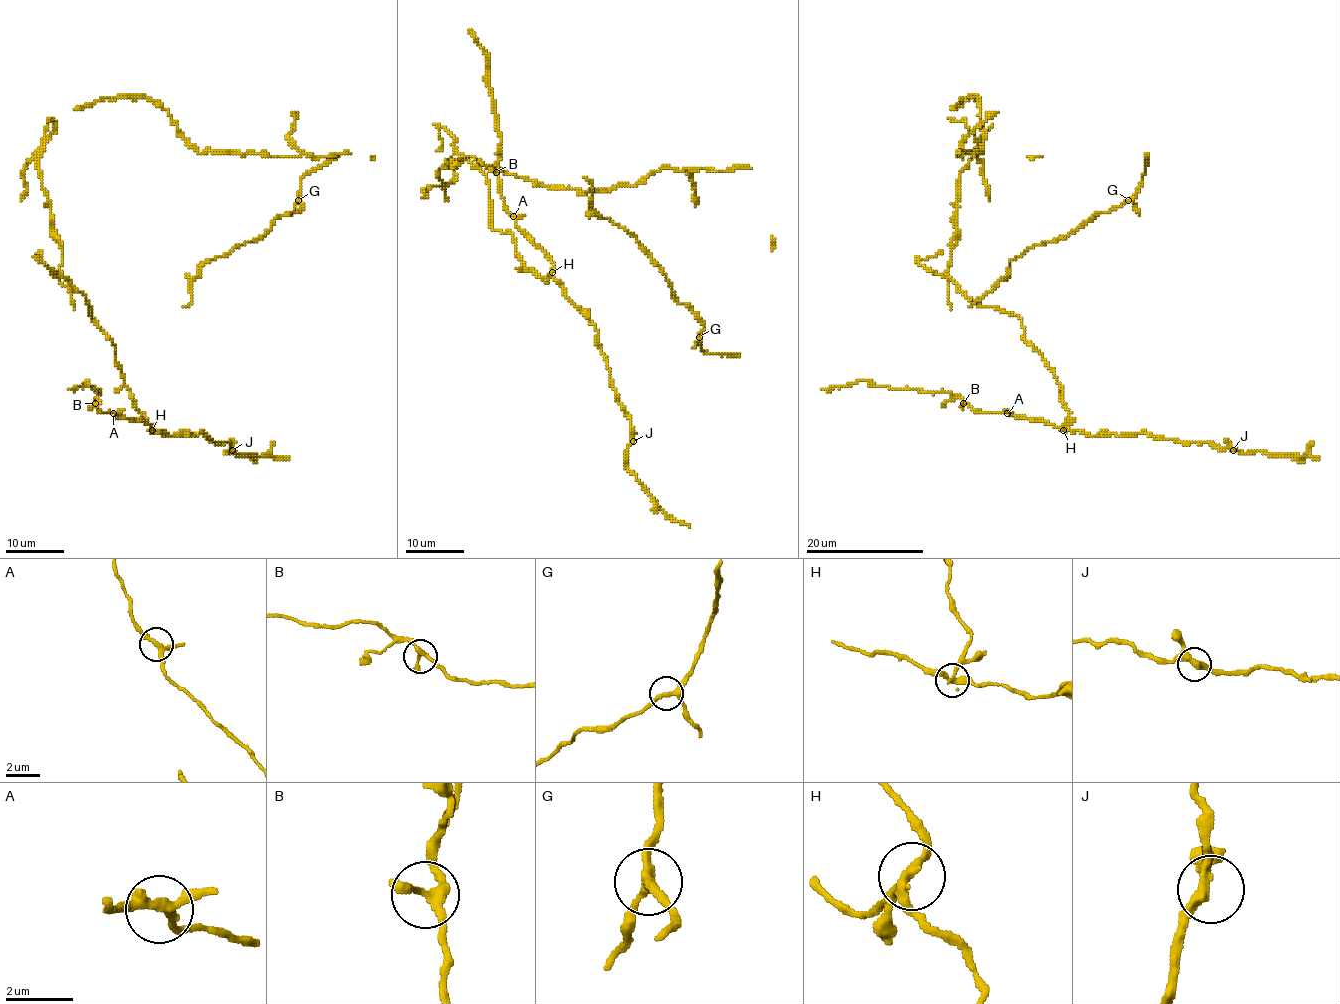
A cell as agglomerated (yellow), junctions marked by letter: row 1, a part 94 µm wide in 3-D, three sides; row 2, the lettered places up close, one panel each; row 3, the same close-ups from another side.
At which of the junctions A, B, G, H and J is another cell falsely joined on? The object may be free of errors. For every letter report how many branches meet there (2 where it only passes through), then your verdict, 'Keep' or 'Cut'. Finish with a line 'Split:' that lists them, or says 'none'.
A: Branches: 3. Keep
B: Branches: 3. Keep
G: Branches: 3. Keep
H: Branches: 3. Cut
J: Branches: 3. Keep
Split: H

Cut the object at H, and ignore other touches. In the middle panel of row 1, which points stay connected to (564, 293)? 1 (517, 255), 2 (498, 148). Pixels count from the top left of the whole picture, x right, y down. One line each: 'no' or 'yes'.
1: no
2: yes

